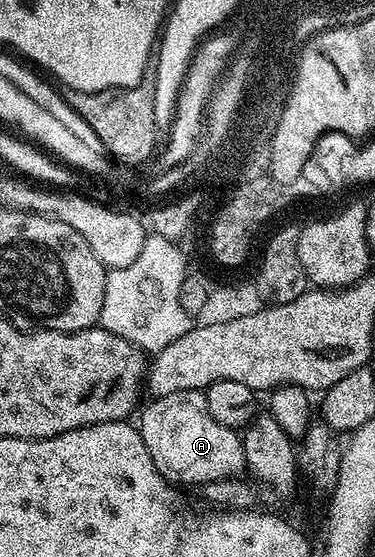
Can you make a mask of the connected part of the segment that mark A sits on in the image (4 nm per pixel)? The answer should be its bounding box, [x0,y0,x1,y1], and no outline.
[138,390,245,485]

